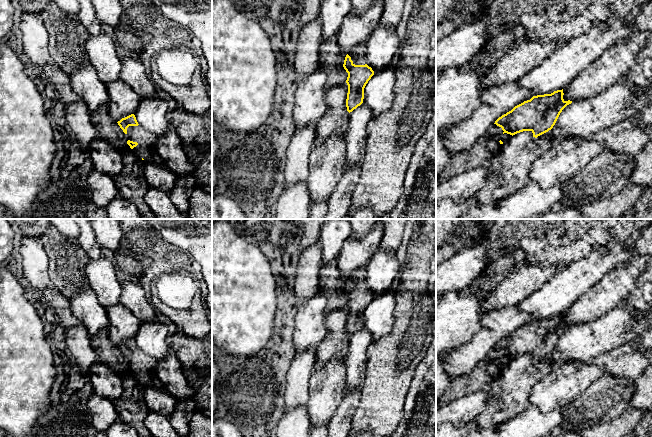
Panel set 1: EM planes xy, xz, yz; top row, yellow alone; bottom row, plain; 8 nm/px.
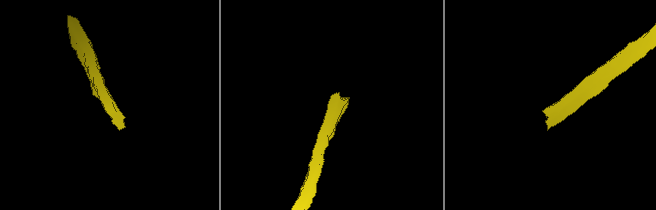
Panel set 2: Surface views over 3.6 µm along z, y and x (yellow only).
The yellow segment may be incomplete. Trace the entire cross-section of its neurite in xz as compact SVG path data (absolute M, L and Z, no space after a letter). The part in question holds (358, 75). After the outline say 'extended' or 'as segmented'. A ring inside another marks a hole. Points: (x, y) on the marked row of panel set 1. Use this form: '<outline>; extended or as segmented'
M363 42L353 47L344 60L343 67L348 73L346 107L349 113L363 103L364 88L374 75L374 71L367 64L366 53L366 42Z; extended

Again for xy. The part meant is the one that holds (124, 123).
M134 114L122 118L117 123L128 136L127 144L138 157L144 162L158 160L155 149L158 137L141 127Z; extended

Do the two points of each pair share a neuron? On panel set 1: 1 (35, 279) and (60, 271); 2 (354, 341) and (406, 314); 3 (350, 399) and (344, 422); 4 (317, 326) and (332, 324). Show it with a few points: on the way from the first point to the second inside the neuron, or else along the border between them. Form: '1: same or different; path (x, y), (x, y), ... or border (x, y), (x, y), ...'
1: different; border (45, 252), (48, 258), (48, 275), (52, 283)
2: different; border (373, 340), (367, 352), (366, 363)
3: same; path (349, 405), (344, 416)
4: different; border (327, 314), (326, 334), (316, 347)

